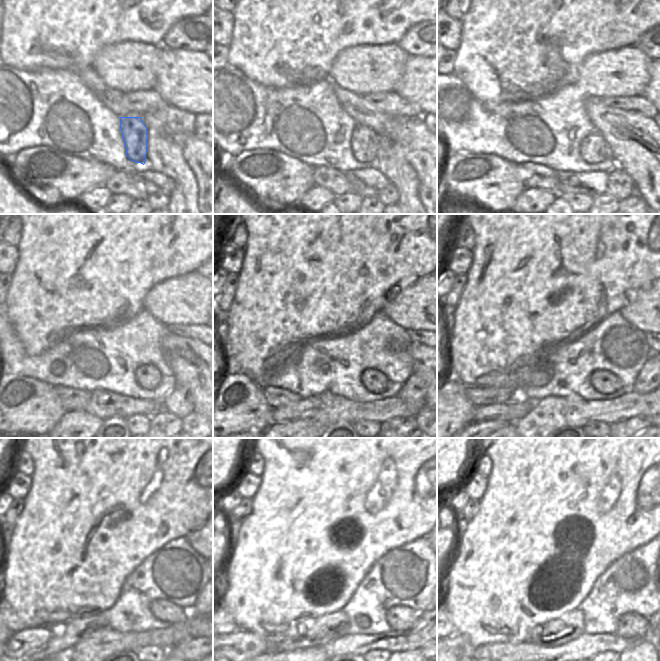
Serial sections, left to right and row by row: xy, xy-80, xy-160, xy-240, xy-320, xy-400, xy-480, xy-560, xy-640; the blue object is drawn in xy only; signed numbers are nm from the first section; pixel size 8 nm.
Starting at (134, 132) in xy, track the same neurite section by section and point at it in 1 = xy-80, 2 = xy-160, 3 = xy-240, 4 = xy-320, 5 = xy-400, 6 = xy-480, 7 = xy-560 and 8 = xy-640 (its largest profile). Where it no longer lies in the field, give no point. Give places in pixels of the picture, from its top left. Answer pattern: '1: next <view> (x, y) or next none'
1: next xy-80 (364, 142)
2: next xy-160 (593, 149)
3: next xy-240 (147, 376)
4: next xy-320 (375, 381)
5: next xy-400 (605, 382)
6: next xy-480 (163, 610)
7: next xy-560 (400, 618)
8: next xy-640 (630, 625)

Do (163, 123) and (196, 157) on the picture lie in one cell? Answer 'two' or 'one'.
two

